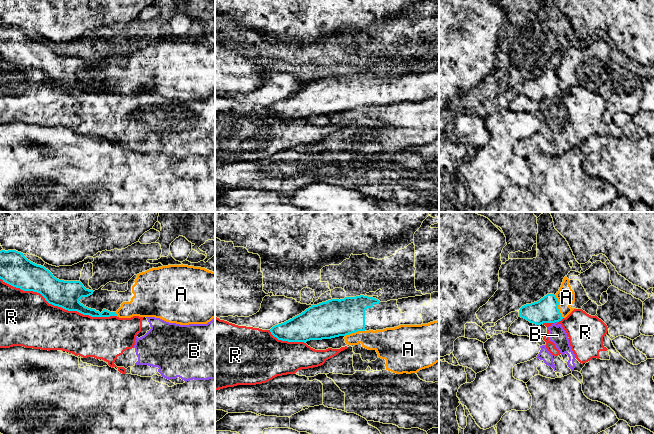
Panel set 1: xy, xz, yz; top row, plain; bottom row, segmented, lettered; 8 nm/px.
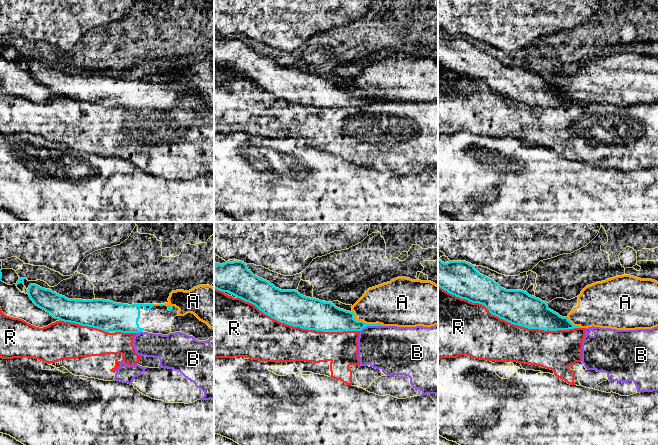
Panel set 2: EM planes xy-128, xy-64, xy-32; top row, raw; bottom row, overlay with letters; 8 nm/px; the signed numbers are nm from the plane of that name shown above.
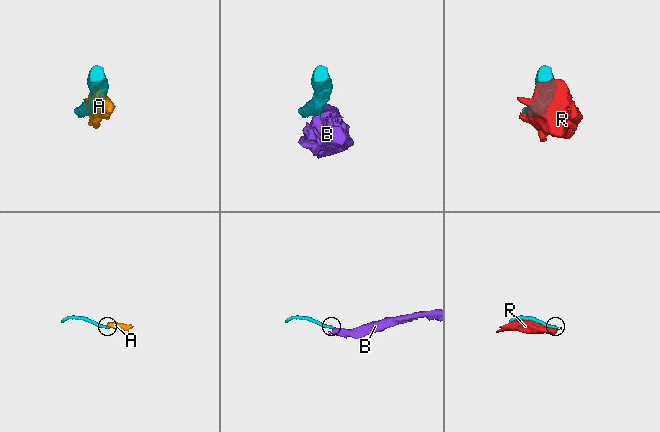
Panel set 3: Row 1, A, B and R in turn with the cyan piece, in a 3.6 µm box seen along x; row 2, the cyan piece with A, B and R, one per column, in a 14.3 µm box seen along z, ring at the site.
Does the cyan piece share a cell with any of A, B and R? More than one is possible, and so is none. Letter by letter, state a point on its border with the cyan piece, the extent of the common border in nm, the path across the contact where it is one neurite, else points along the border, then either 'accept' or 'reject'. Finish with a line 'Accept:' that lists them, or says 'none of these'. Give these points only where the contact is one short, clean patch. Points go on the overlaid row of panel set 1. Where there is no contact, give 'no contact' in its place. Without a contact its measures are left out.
A: yz (557, 306) | 200 nm | along yz (555, 295), (558, 301), (558, 310), (563, 317) | reject
B: yz (555, 321) | 40 nm | along yz (557, 321), (554, 323) | reject
R: xy (58, 306) | 1000 nm | reject
Accept: none of these

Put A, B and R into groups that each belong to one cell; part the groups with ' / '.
A / B R

